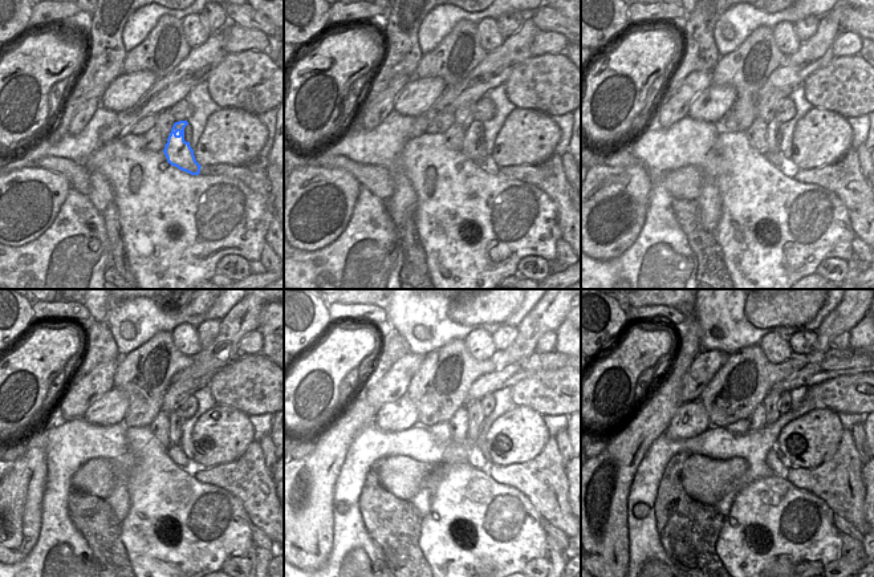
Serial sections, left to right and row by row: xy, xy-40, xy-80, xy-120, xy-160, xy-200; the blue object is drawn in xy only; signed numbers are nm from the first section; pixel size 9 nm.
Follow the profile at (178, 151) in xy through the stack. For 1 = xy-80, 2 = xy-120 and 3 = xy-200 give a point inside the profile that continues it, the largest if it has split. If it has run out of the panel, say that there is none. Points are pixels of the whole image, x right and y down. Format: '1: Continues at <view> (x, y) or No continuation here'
1: Continues at xy-80 (772, 128)
2: Continues at xy-120 (177, 418)
3: Continues at xy-200 (771, 401).

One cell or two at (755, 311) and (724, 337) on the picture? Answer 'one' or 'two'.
two

